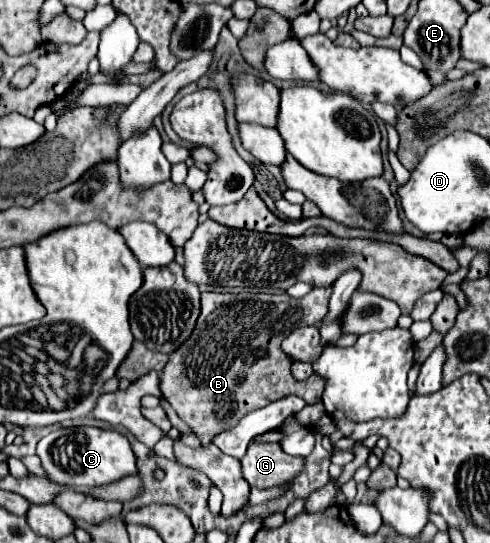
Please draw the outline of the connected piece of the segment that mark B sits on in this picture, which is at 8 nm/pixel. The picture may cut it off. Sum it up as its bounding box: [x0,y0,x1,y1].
[161,288,331,446]

